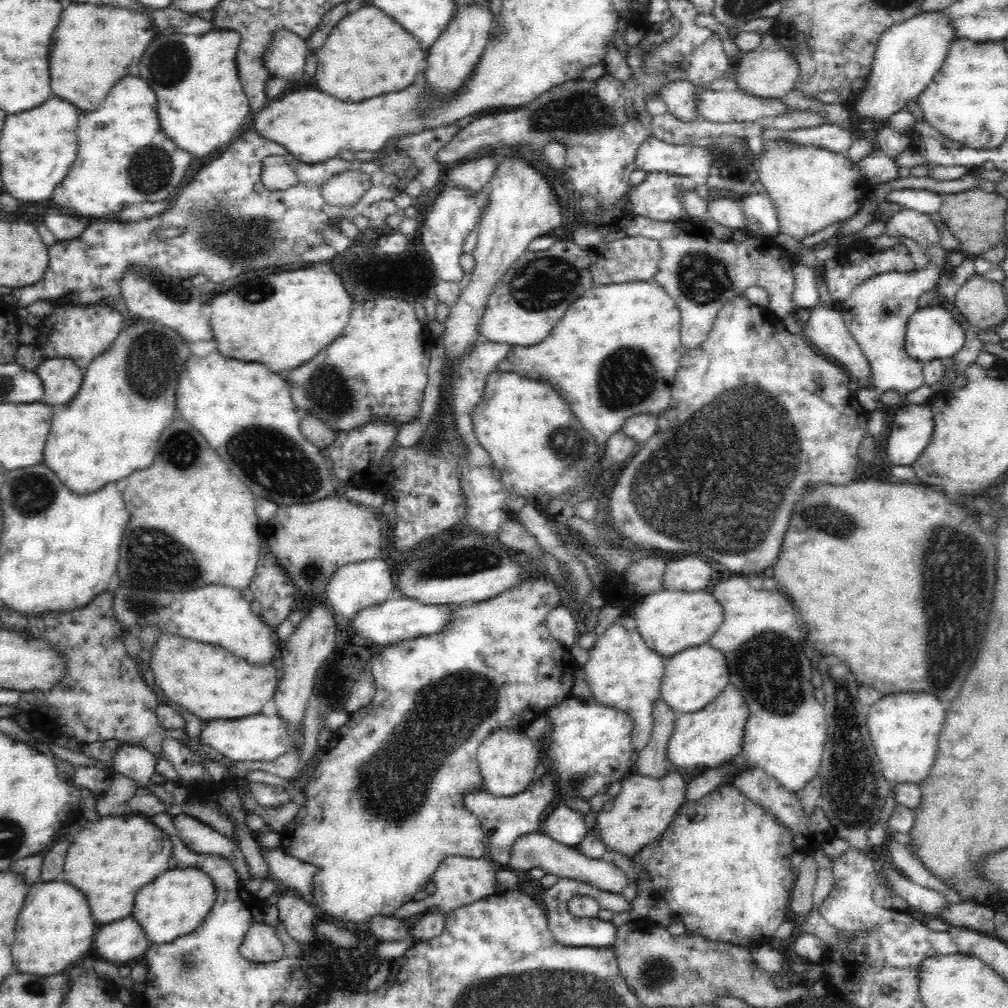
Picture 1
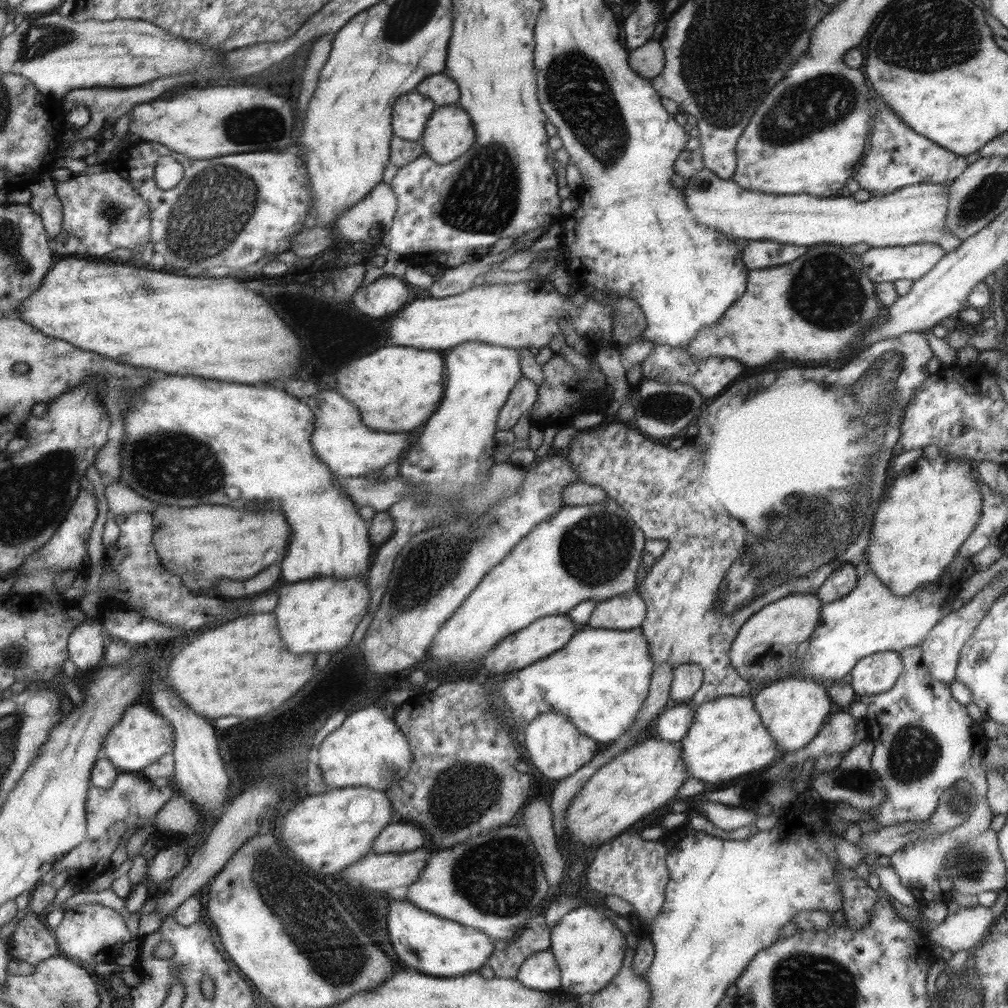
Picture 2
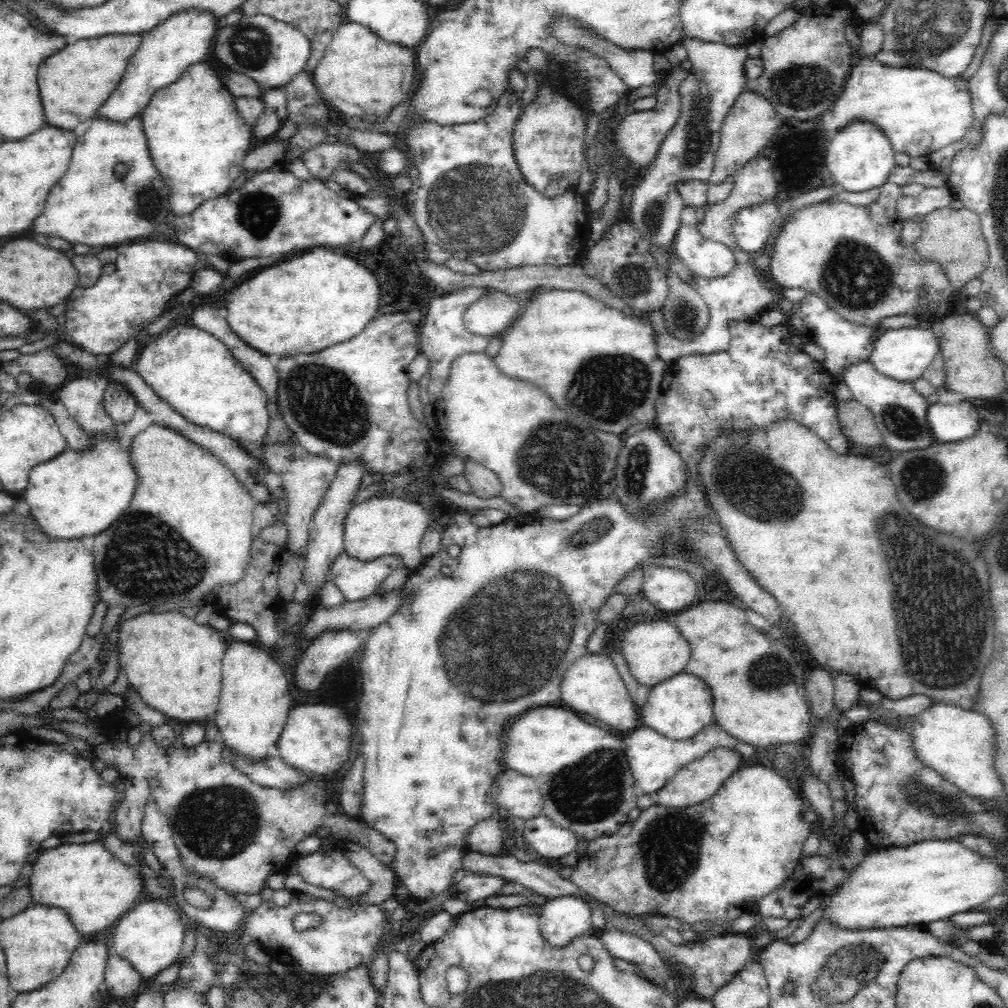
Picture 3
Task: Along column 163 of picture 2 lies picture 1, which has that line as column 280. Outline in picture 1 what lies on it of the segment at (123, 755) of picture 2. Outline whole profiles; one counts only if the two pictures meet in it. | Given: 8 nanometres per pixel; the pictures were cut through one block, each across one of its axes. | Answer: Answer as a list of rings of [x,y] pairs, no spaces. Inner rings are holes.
[[[263,713],[245,716],[241,719],[210,719],[202,722],[199,741],[216,750],[218,754],[233,762],[252,762],[259,760],[274,760],[280,754],[295,750],[292,732],[278,715],[266,716]]]

